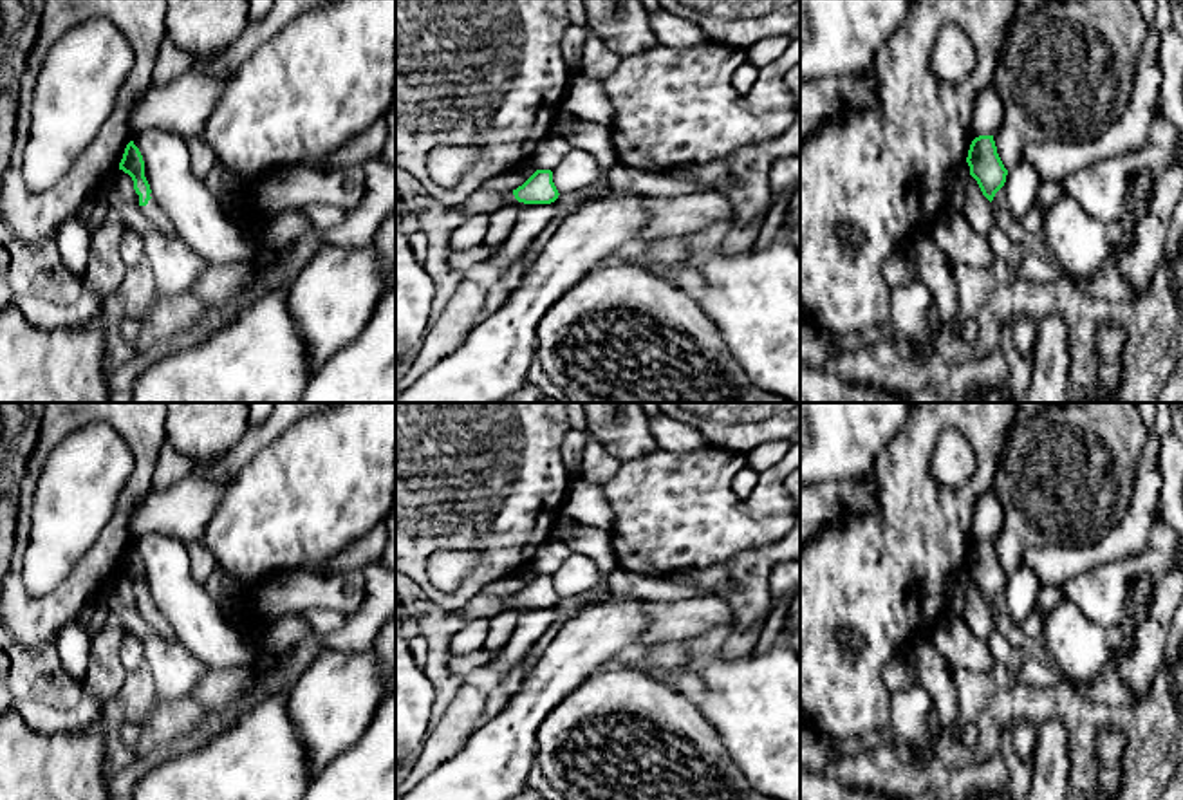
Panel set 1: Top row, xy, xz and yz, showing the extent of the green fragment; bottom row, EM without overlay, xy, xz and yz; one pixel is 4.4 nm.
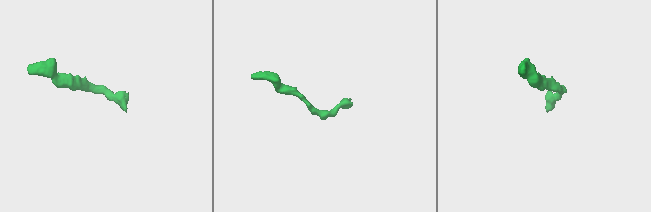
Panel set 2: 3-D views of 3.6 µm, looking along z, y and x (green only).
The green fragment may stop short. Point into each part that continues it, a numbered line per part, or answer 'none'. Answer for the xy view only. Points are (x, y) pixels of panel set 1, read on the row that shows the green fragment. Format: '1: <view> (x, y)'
1: xy (152, 212)

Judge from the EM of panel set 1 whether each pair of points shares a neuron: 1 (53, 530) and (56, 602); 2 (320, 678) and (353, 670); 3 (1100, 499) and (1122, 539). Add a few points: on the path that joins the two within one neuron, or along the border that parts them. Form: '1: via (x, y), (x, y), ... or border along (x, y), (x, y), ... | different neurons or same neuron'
1: border along (83, 555), (51, 591), (31, 595), (26, 589) | different neurons
2: via (327, 678), (345, 678) | same neuron
3: border along (1135, 488), (1127, 513), (1106, 535), (1079, 548) | different neurons

